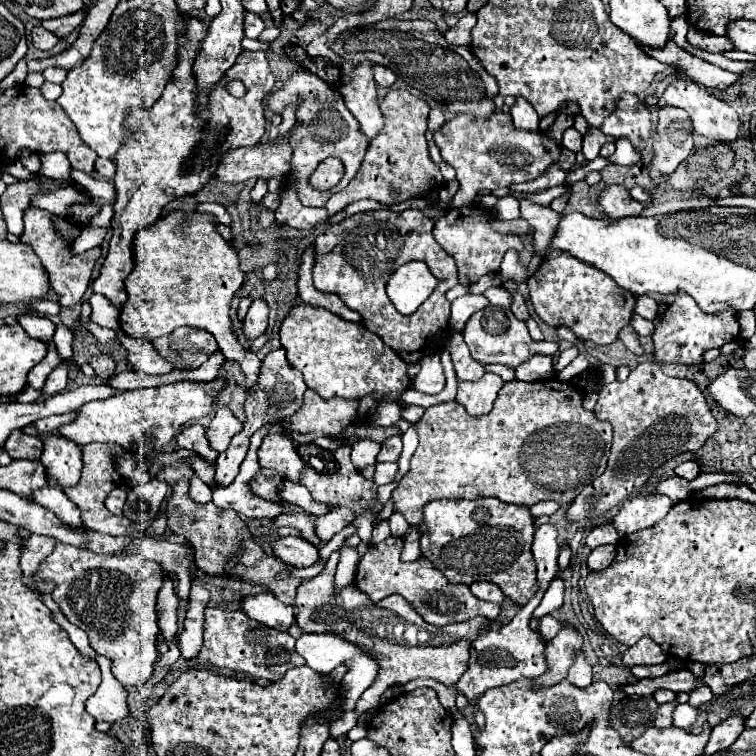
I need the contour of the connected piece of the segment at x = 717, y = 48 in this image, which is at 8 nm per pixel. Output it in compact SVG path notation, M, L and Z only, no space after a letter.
M690 27L688 31L688 43L700 49L706 49L710 53L724 53L724 51L732 51L732 43L726 37L718 37L718 35L706 35L696 31L694 27Z

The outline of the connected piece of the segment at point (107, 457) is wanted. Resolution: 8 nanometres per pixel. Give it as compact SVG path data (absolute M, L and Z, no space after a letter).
M92 443L92 445L84 445L82 447L82 475L78 485L72 485L70 489L62 489L64 495L82 511L82 521L88 529L94 529L98 533L112 533L112 535L130 535L132 537L132 521L124 519L124 517L116 517L112 515L106 507L104 507L104 499L106 495L122 485L122 475L116 471L114 467L114 459L120 457L122 453L126 453L124 449L120 449L120 445L108 445L108 443Z

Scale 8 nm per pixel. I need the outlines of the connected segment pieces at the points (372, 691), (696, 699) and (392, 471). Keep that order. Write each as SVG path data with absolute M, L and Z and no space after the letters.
M338 551L332 553L324 571L298 587L296 625L304 633L344 633L344 637L348 637L348 641L354 641L354 645L360 645L360 649L364 649L364 653L368 653L380 665L380 669L376 681L358 699L356 709L351 713L343 712L337 720L330 722L331 738L346 735L364 711L376 709L380 705L380 695L394 683L412 681L416 677L432 677L444 685L454 685L468 669L472 641L488 625L486 619L470 619L458 625L432 627L400 595L390 595L378 603L372 603L366 593L356 589L354 583L346 585L340 591L334 591L338 557Z
M700 685L700 689L696 689L696 691L692 691L690 693L690 705L694 707L694 709L700 709L702 705L706 705L706 703L710 703L712 699L714 699L714 695L712 695L712 691L710 689L704 689L706 685Z
M376 463L374 485L386 485L386 483L392 483L396 473L398 473L398 463Z

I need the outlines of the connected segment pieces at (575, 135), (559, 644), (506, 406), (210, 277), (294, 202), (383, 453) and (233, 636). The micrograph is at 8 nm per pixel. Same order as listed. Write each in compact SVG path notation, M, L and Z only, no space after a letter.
M574 127L566 129L562 135L562 147L566 147L572 153L578 153L582 149L582 135Z
M564 625L562 631L546 645L546 659L550 669L542 677L534 679L536 685L556 685L560 679L564 679L568 667L574 661L574 649L580 647L582 647L582 637L570 625Z
M548 379L548 381L534 381L534 383L524 383L524 381L514 381L514 383L506 383L494 403L494 409L488 413L488 415L480 415L480 417L472 417L466 413L466 409L456 403L456 401L450 401L450 403L440 403L440 405L434 405L434 407L428 407L424 411L424 417L420 419L418 423L418 435L420 435L420 445L416 449L416 453L412 455L412 461L410 461L410 471L398 481L396 489L392 491L392 501L394 501L394 511L402 513L404 519L410 523L410 525L420 525L422 521L422 511L424 511L424 505L432 499L442 499L442 497L448 497L448 499L474 499L478 495L482 497L498 497L500 501L504 503L520 503L520 505L534 505L538 501L546 501L546 499L554 499L558 503L570 503L574 501L578 495L580 495L580 489L584 489L584 485L588 485L588 481L594 481L600 473L604 473L606 469L606 463L608 463L608 455L610 455L610 447L612 447L612 425L606 423L606 421L598 421L594 413L586 411L582 407L582 395L572 389L570 385L566 383L560 383L558 379Z
M174 209L136 233L136 263L124 281L128 301L120 309L120 329L148 341L168 335L182 325L208 329L224 355L240 363L246 375L246 389L250 391L258 381L262 361L240 345L230 319L232 297L244 283L244 271L240 269L236 249L216 231L216 223L216 217L210 213Z
M290 187L282 191L282 203L274 213L276 221L286 223L294 229L312 229L318 223L328 220L326 208L305 207L297 197L297 192Z
M394 435L380 445L378 461L398 461L400 453L402 453L402 439L400 435Z
M206 611L204 629L206 629L204 645L200 649L200 655L194 661L188 661L188 667L210 663L216 667L240 671L250 679L262 677L266 681L276 681L276 679L282 679L284 673L290 671L292 667L304 665L304 659L294 649L294 643L296 643L294 637L290 637L286 631L264 627L244 617L242 611Z

